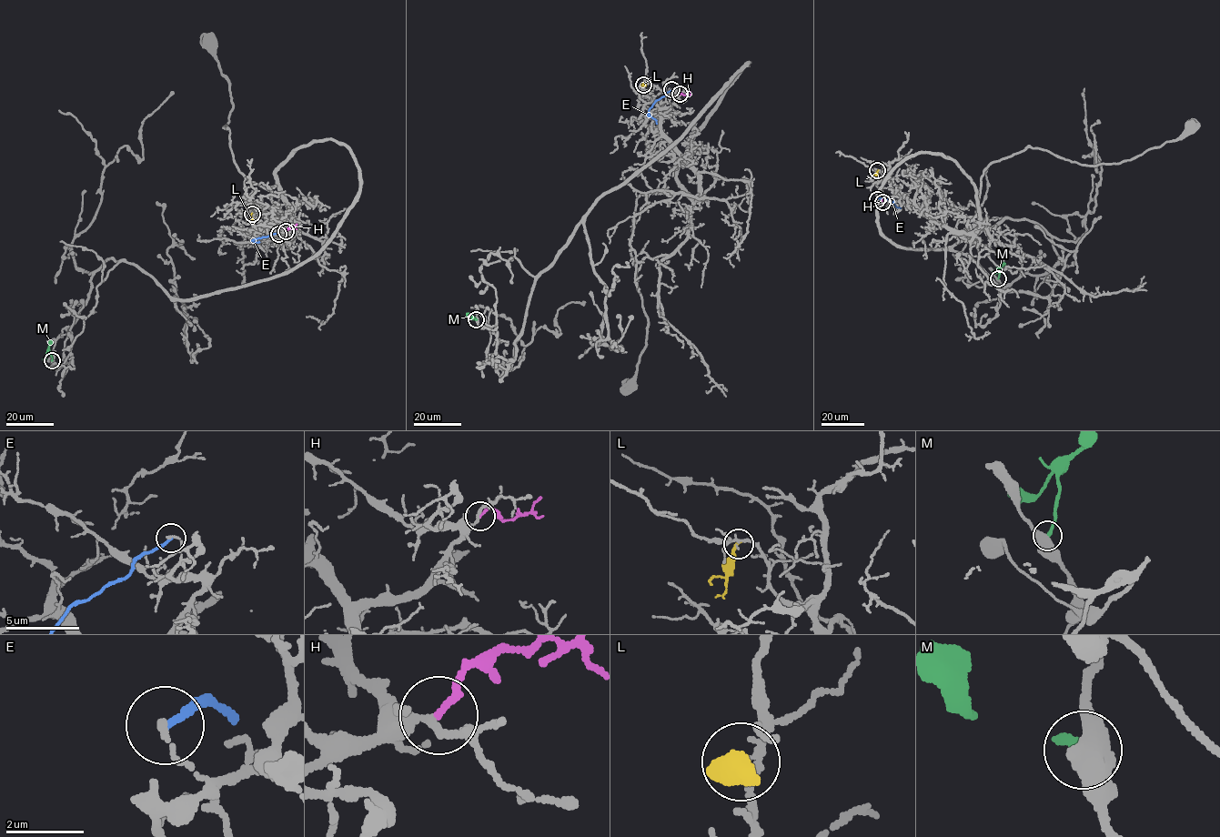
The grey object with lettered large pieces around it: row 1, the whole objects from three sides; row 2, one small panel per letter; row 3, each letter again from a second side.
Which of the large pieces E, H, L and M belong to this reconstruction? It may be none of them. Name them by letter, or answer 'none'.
H

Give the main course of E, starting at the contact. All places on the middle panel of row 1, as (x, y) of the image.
E: (671, 89), (657, 99), (649, 109), (656, 124)

